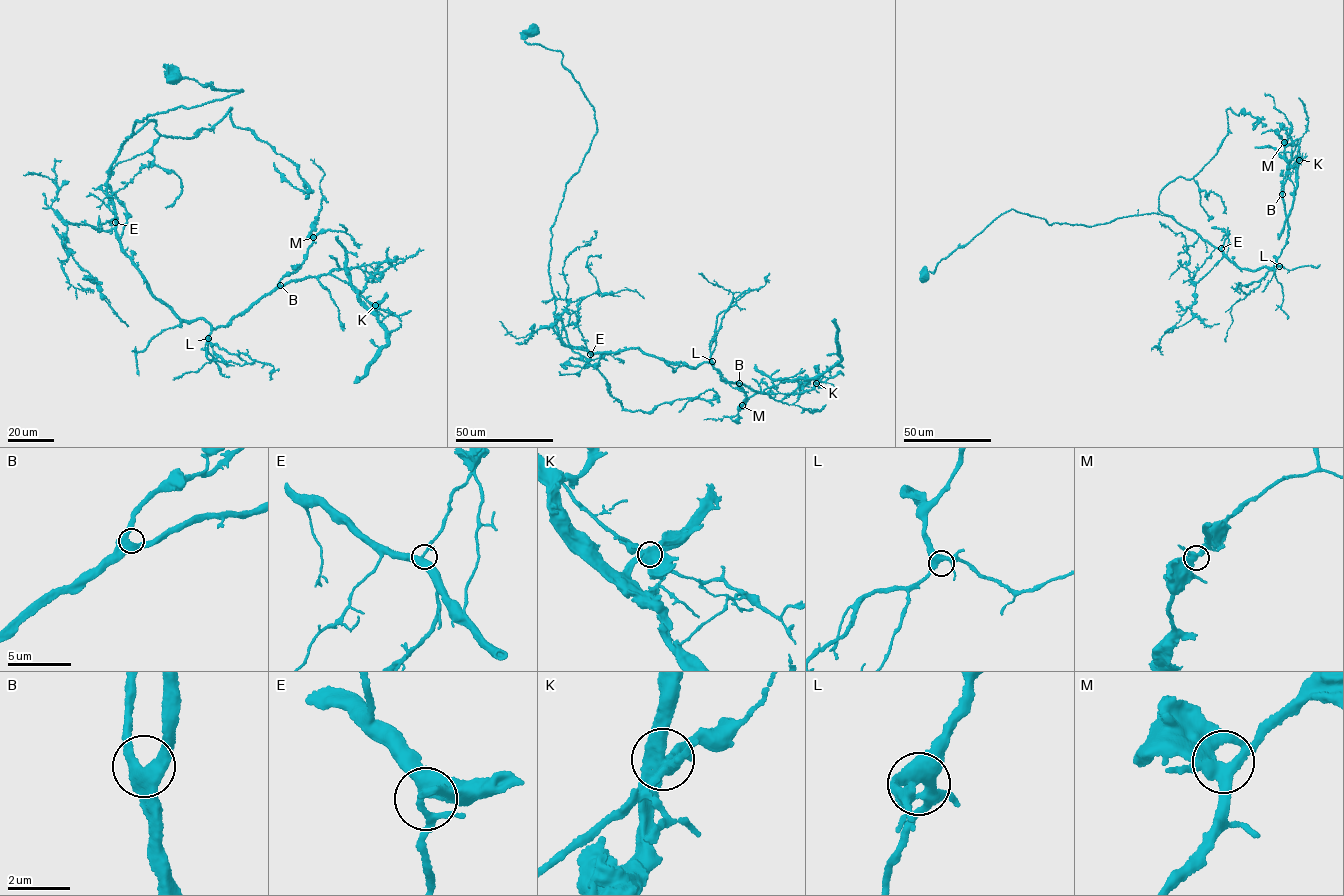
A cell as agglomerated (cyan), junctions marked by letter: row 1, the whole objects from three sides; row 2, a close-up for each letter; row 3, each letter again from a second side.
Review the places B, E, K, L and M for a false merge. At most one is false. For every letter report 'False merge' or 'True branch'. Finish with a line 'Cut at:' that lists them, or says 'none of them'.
B: True branch
E: True branch
K: False merge
L: True branch
M: True branch
Cut at: K

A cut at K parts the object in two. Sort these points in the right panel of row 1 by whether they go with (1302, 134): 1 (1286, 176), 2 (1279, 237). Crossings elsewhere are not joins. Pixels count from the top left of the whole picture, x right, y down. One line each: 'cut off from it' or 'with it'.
1: with it
2: cut off from it

